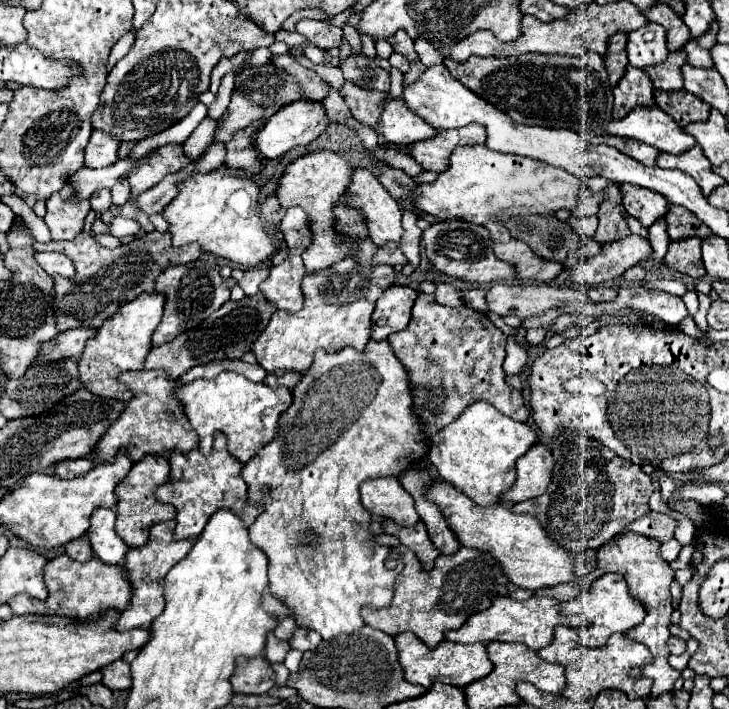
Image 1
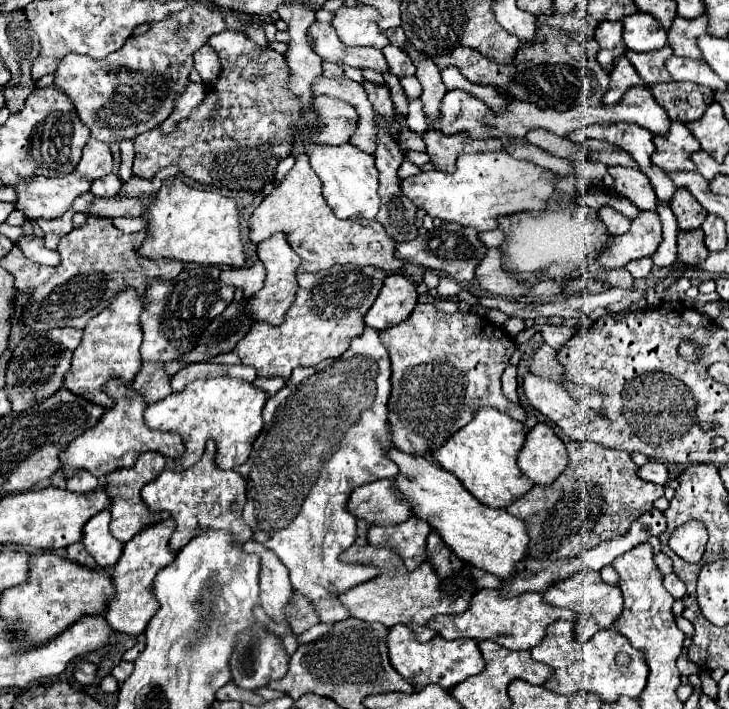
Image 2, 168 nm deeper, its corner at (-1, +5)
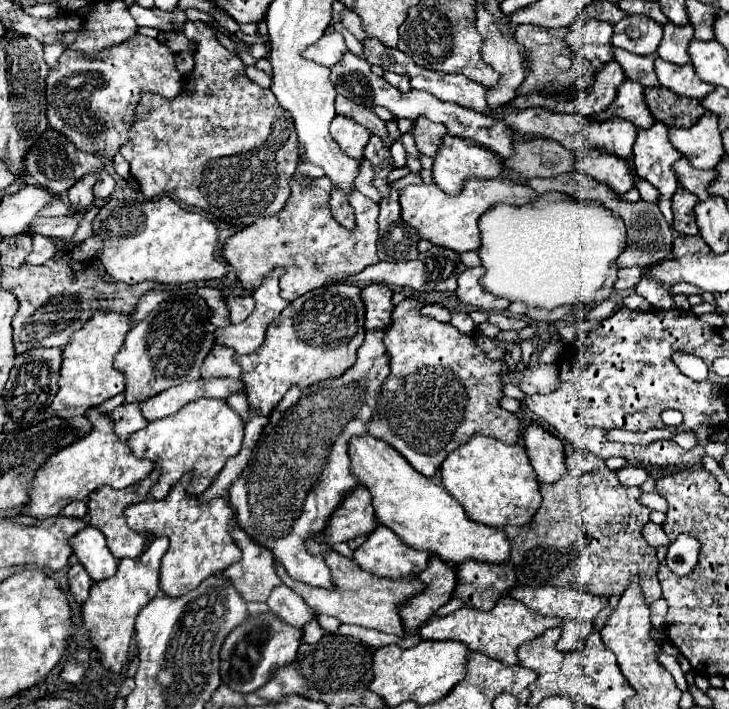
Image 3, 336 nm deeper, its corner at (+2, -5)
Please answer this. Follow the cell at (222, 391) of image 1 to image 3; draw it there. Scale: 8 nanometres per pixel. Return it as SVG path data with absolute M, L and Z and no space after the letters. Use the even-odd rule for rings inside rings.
M196 399L192 403L186 403L178 413L150 421L144 429L132 433L128 437L128 447L134 455L150 457L156 465L160 465L160 481L154 485L150 495L152 499L162 499L170 493L176 481L180 481L190 471L194 471L194 475L192 483L188 485L188 493L202 495L224 469L226 461L240 453L242 437L244 421L226 401Z

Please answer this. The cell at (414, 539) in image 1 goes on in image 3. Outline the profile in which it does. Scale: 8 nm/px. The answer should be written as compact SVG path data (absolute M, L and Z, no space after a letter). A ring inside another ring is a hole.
M378 525L368 539L354 551L354 561L380 577L410 579L426 567L428 551L416 551L402 543L402 539L386 525Z

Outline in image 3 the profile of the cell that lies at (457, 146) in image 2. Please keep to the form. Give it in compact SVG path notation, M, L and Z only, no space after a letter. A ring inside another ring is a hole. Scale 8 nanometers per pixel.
M444 135L442 145L434 157L434 165L432 165L432 173L434 173L434 181L436 185L446 191L456 195L458 189L462 189L462 183L466 177L476 175L476 177L500 177L504 165L502 159L498 159L498 155L494 155L490 149L482 147L480 143L474 143L472 139L462 139L462 137L454 137L454 135Z

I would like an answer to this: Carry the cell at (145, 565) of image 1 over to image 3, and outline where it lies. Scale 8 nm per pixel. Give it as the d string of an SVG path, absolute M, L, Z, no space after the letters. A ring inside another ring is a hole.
M156 537L138 559L122 559L114 577L94 583L88 601L82 603L84 625L90 631L94 647L100 651L100 661L114 673L118 673L128 659L128 647L134 635L134 621L138 611L160 589L160 559L166 553L166 549L168 539Z

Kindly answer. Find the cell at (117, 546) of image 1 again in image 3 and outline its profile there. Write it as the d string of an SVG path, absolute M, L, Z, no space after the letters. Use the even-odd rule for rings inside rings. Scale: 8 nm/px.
M88 525L86 529L82 529L78 535L74 535L70 545L74 549L74 555L94 581L108 579L116 573L118 561L110 553L102 531L98 531L96 527Z

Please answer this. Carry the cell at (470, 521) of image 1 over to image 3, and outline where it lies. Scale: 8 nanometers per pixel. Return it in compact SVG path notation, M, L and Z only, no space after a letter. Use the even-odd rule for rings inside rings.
M370 435L356 437L350 443L350 459L354 475L372 493L376 519L400 535L400 539L410 547L430 551L454 565L470 559L502 565L510 559L512 545L504 529L490 525L486 527L484 523L474 523L468 519L464 507L444 487L414 471L410 463L406 463L406 459L402 459L402 455L398 455L398 451L394 451L388 443L382 443Z

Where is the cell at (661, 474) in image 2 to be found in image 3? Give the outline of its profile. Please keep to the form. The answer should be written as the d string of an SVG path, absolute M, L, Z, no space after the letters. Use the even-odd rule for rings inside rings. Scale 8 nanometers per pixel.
M626 465L618 471L618 477L620 477L620 483L622 485L628 485L628 487L640 487L642 483L646 483L648 479L648 471L640 465Z

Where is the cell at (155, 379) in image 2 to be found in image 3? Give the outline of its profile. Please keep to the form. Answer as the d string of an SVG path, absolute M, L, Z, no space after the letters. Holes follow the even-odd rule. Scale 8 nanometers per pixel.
M142 403L120 405L110 413L110 417L114 419L116 435L122 439L128 439L130 433L142 429L148 423L148 419L144 419L144 415L142 415Z

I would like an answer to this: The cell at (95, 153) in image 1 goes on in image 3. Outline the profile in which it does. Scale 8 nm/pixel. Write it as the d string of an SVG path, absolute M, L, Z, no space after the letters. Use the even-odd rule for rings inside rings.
M92 171L88 175L84 175L80 181L76 181L70 189L68 189L68 197L70 197L70 203L72 203L72 213L78 213L78 211L84 211L90 207L90 203L94 201L92 197L92 187L94 183L98 181L98 171Z

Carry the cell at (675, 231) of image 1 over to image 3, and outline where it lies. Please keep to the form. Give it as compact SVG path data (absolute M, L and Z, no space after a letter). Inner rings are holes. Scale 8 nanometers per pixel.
M678 189L672 197L672 213L674 213L674 229L680 235L698 235L694 205L698 197L686 189Z

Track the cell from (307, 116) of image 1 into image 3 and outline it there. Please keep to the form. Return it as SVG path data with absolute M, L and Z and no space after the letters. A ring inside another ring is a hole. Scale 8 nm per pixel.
M336 115L330 123L330 133L332 133L332 139L342 147L342 151L360 161L364 155L364 147L368 143L368 137L370 137L370 131L366 127L362 127L360 123L348 119L348 117L342 117L342 115Z

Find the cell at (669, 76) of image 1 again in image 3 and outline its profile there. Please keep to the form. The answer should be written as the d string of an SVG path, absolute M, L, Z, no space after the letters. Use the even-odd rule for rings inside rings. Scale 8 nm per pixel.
M614 49L614 59L620 63L620 67L624 69L626 77L630 81L636 81L644 87L658 87L658 77L654 71L654 61L658 59L656 53L652 55L630 55L628 51L622 49Z

